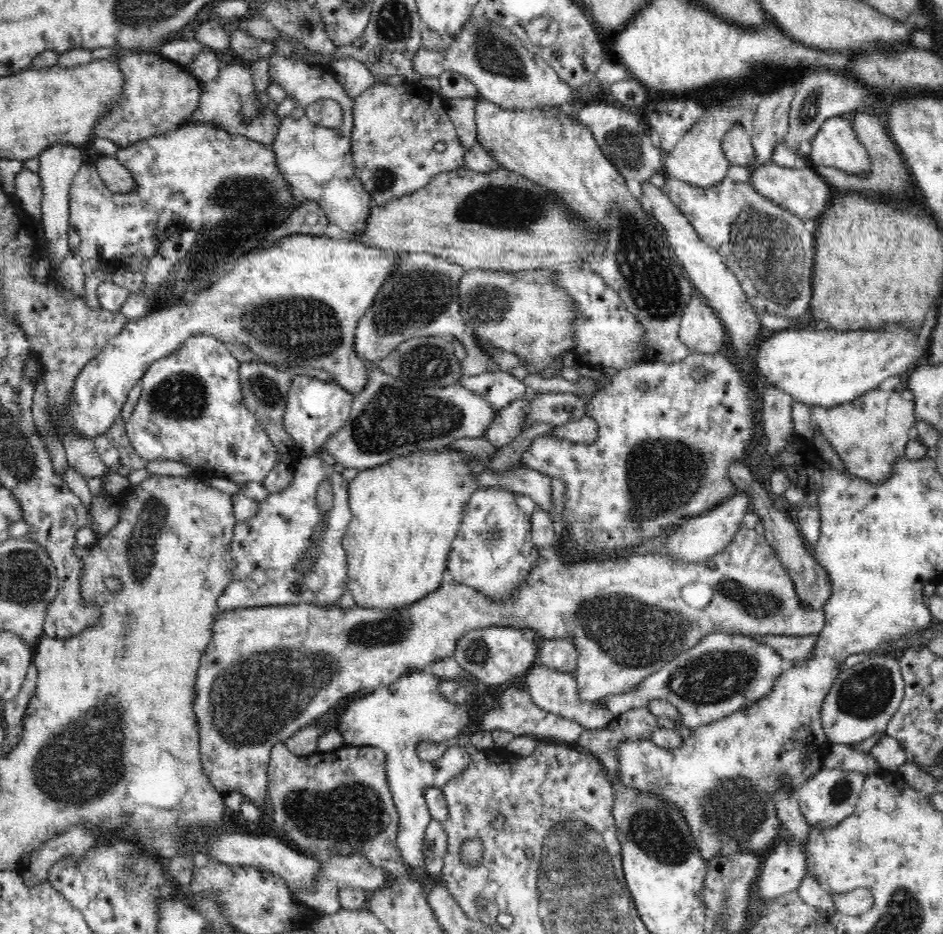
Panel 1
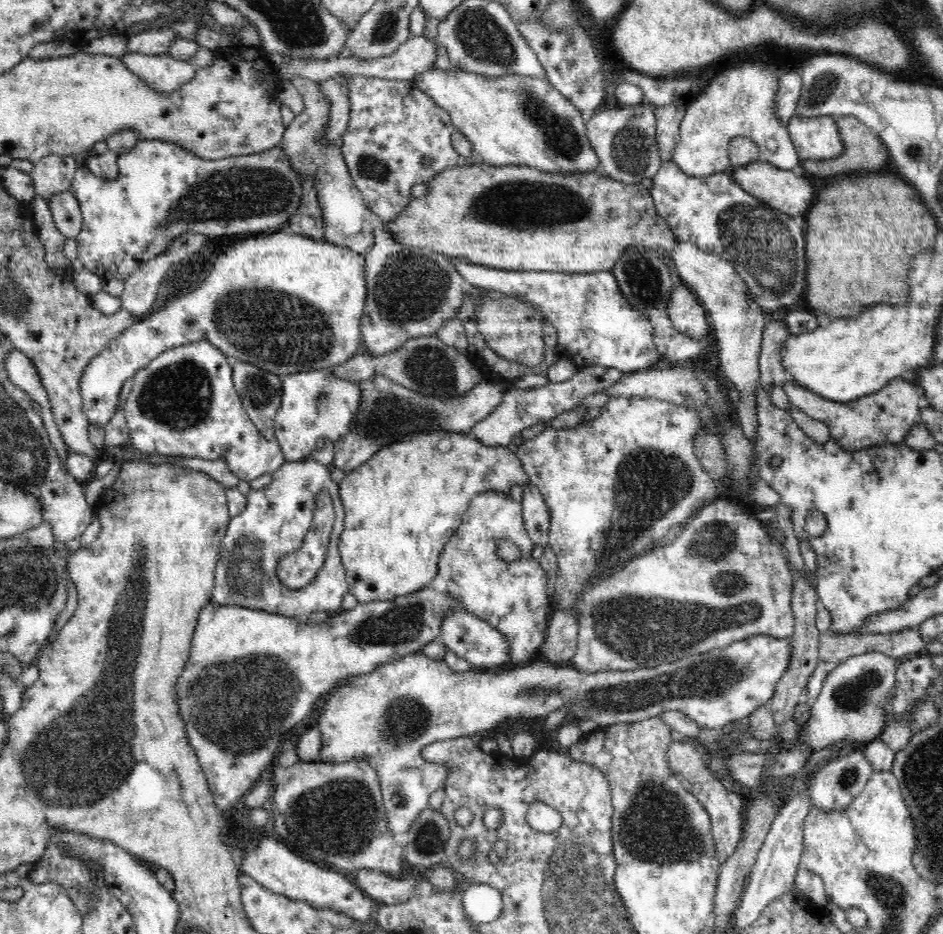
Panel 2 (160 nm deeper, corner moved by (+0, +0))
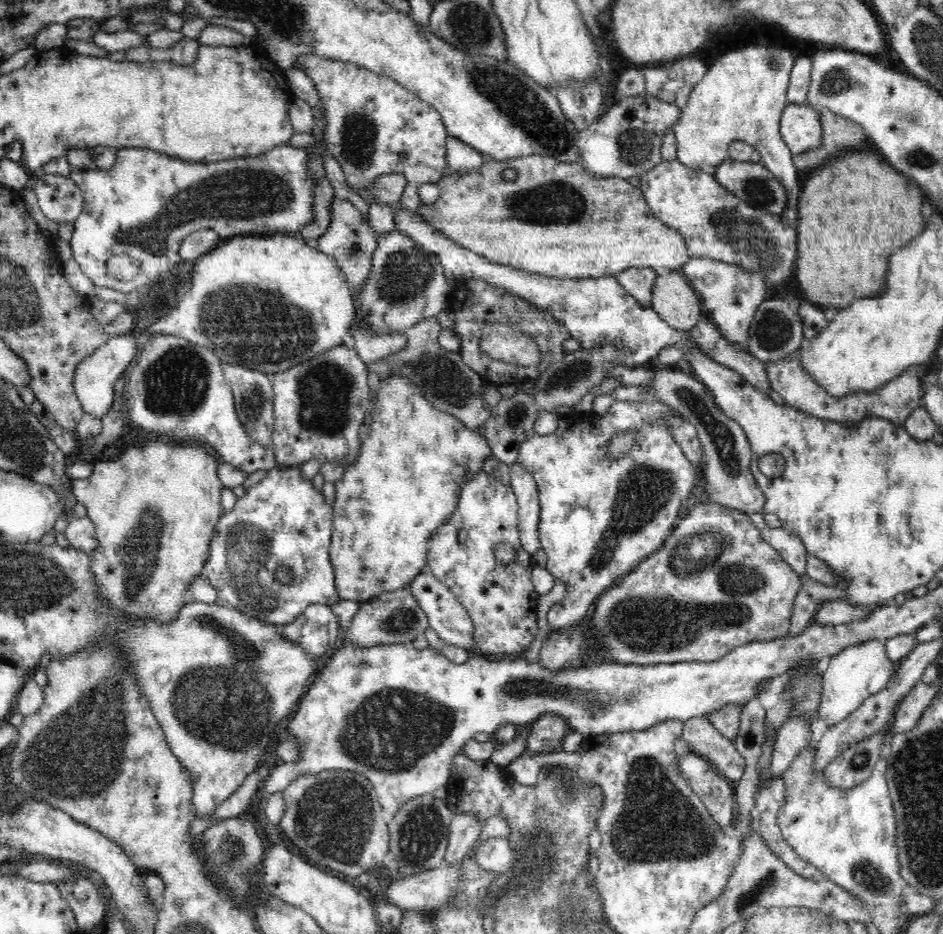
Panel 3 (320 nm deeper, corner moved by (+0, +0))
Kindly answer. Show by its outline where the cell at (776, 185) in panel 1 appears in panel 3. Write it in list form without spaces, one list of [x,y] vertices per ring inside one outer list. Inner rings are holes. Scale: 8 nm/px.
[[[726,158],[712,170],[718,184],[750,206],[764,208],[780,216],[788,200],[788,191],[761,163]]]

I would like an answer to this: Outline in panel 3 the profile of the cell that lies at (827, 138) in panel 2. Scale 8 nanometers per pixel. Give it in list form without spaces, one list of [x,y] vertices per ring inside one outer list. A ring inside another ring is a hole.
[[[808,104],[786,105],[780,120],[780,133],[793,155],[822,144],[822,123],[817,109]]]

